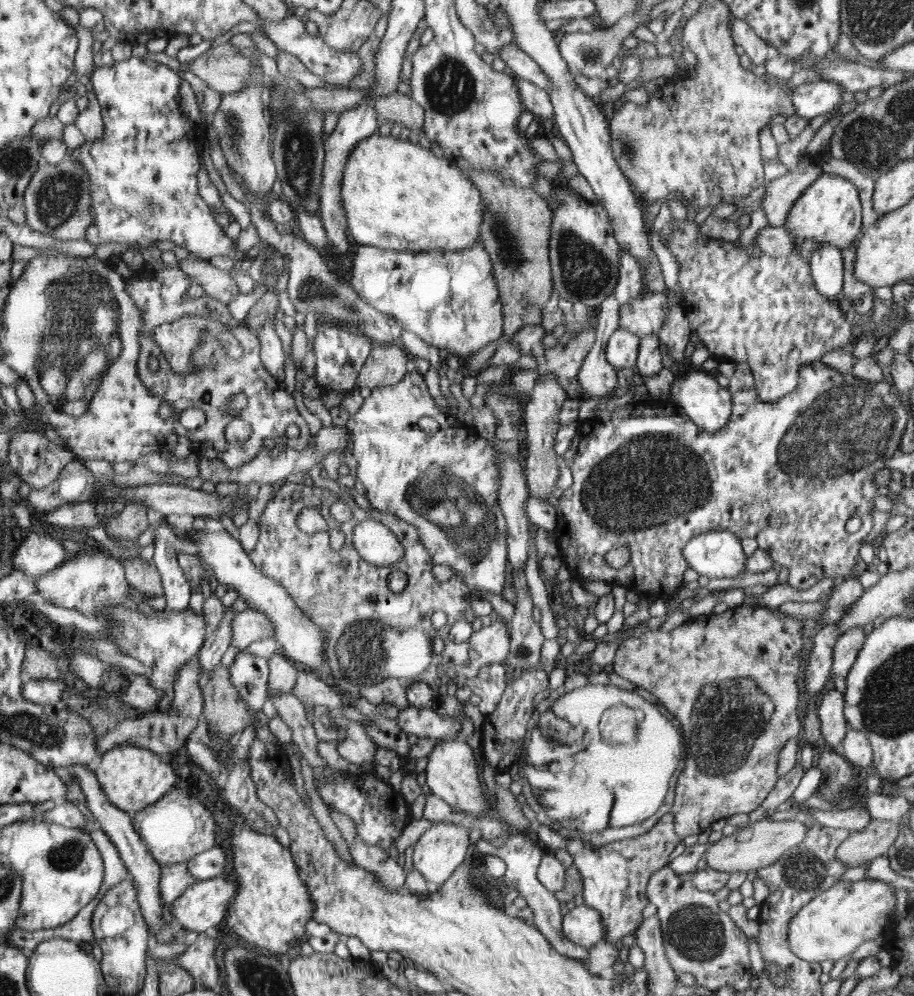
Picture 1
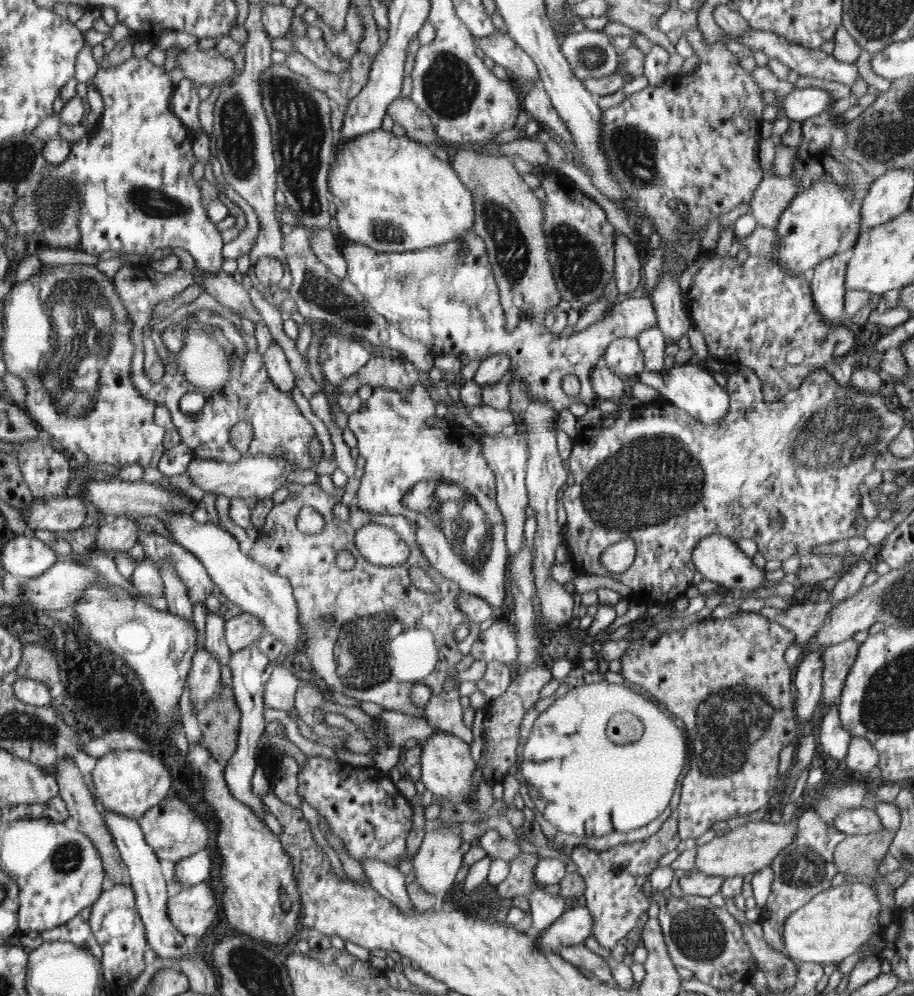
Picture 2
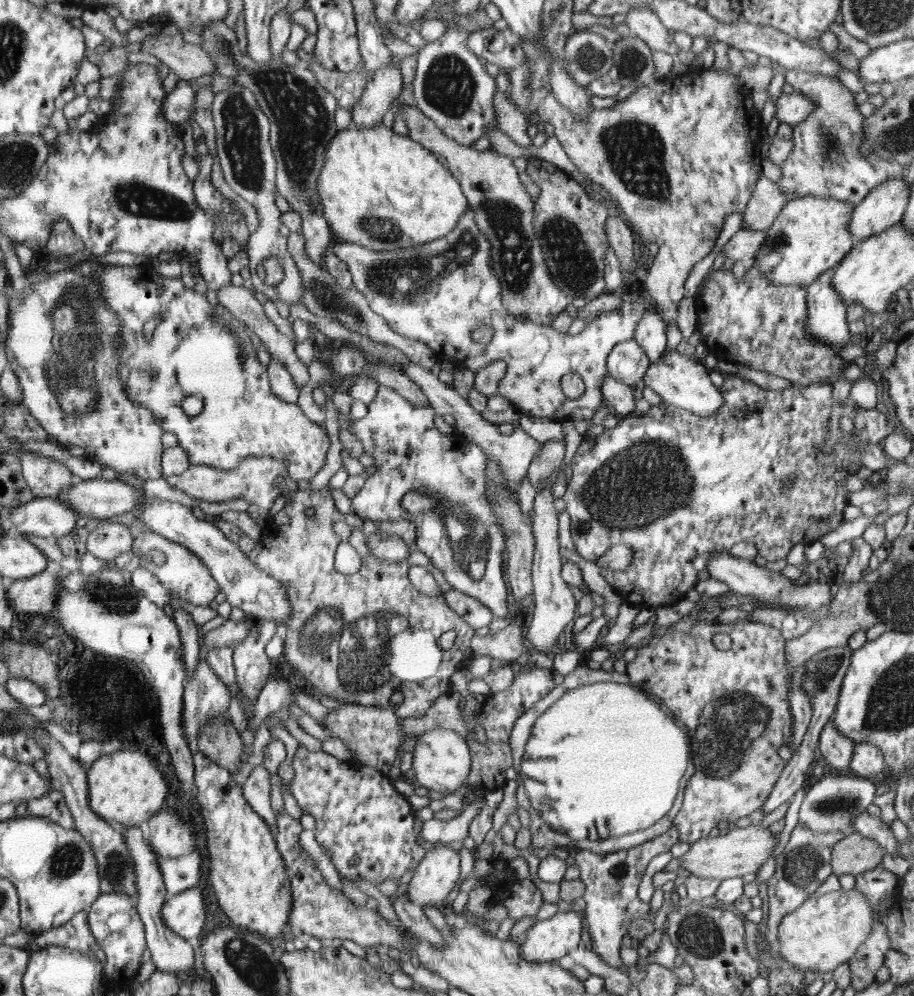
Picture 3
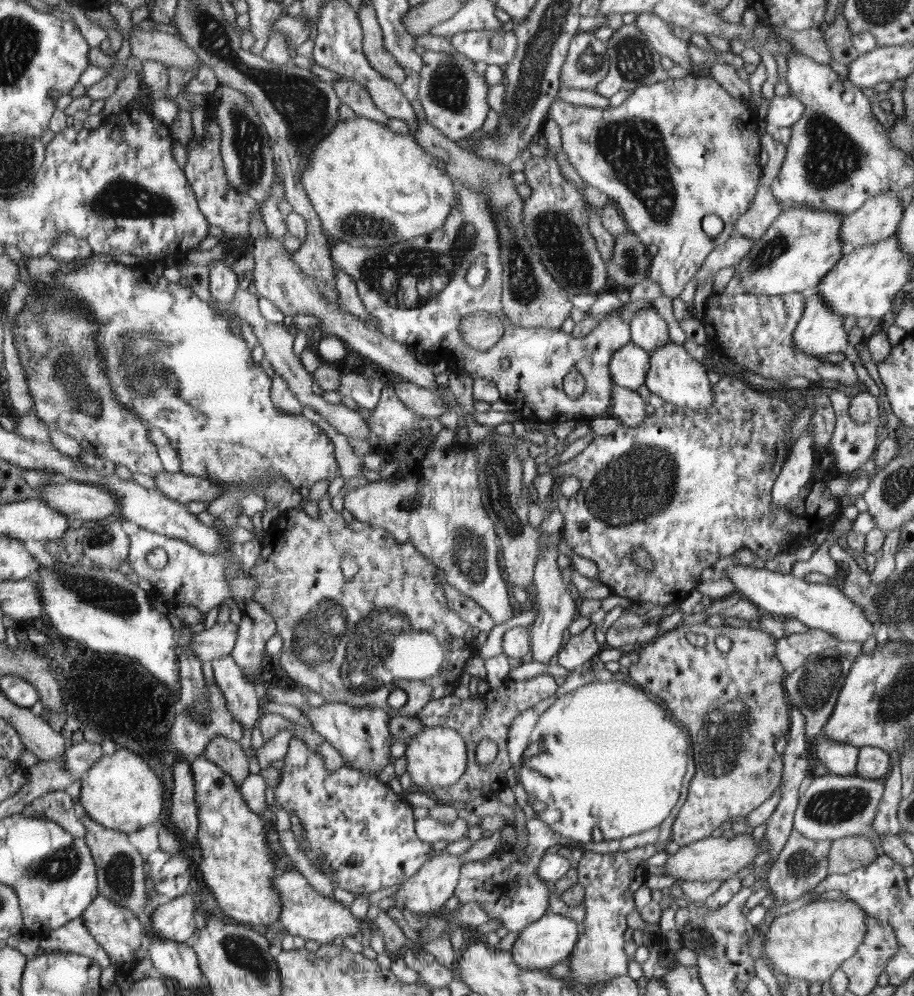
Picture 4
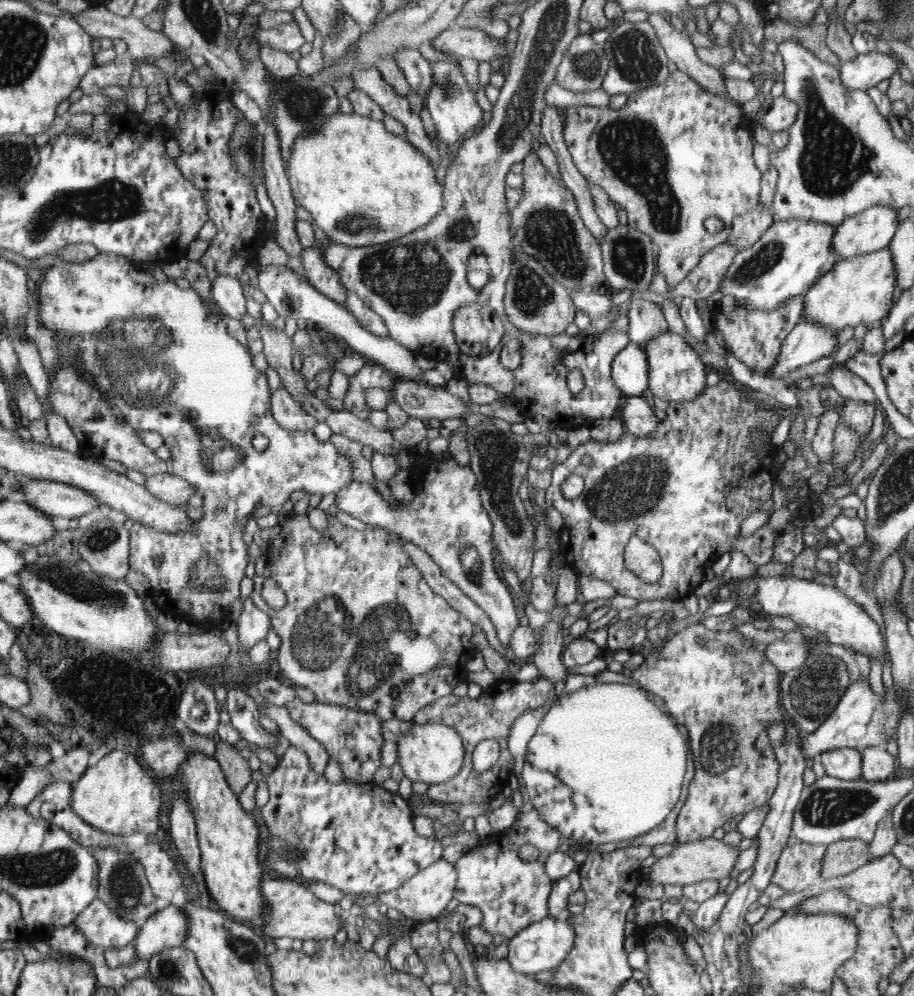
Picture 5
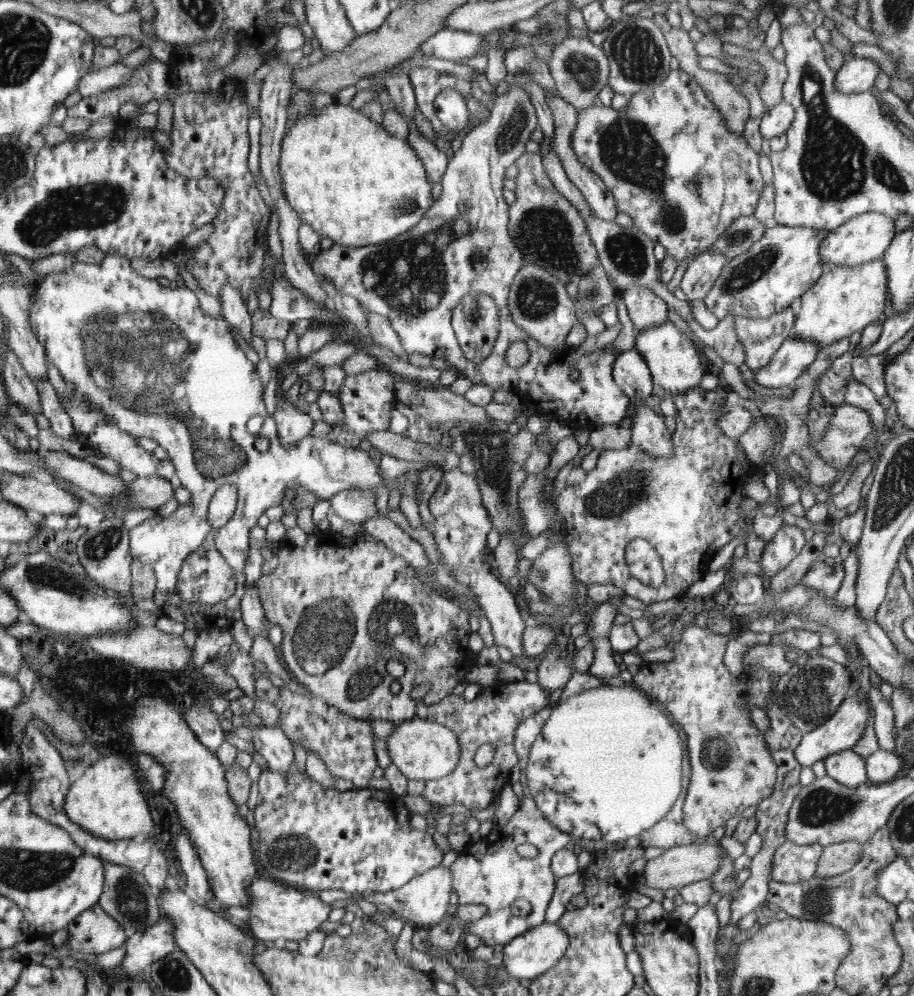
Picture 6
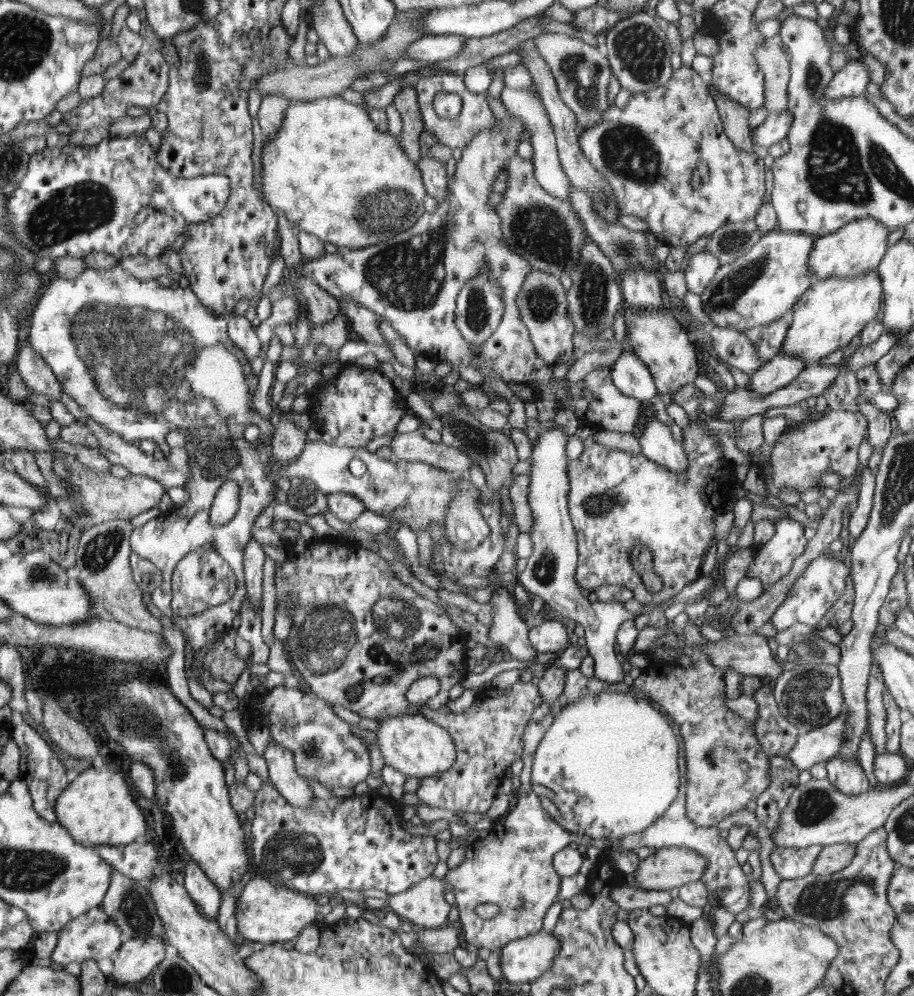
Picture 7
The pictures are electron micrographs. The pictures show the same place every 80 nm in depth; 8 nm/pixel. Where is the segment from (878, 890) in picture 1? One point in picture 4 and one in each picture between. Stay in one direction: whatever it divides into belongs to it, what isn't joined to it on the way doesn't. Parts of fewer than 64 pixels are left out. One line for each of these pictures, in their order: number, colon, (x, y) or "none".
2: (836, 923)
3: (826, 931)
4: (810, 943)

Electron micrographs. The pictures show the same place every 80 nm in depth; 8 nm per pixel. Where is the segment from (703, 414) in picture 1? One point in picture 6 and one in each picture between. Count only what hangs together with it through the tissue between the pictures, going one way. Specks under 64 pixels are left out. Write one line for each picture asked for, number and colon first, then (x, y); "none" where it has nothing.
2: (690, 388)
3: (680, 382)
4: (679, 380)
5: (676, 374)
6: (675, 366)

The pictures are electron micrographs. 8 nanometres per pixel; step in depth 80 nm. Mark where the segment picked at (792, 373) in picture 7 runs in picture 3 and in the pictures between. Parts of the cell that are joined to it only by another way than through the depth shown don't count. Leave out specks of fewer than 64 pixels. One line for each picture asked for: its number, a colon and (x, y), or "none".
3: (826, 323)
4: (820, 332)
5: (807, 342)
6: (795, 356)

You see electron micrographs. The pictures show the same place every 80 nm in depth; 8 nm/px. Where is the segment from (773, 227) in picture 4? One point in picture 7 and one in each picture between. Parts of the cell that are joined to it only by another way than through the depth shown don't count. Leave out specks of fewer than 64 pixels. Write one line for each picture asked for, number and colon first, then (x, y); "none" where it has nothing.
5: (791, 255)
6: (778, 269)
7: (763, 285)

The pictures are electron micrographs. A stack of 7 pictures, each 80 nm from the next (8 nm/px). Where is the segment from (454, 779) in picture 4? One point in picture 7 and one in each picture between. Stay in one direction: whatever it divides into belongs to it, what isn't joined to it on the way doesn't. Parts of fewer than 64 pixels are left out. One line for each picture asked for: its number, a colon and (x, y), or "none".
5: (432, 753)
6: (423, 750)
7: (418, 747)

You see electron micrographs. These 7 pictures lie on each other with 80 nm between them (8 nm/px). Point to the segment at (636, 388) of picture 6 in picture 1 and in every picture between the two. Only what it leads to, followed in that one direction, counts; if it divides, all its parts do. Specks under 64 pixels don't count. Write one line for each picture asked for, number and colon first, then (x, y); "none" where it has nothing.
1: (622, 348)
2: (623, 356)
3: (627, 363)
4: (628, 367)
5: (630, 370)

